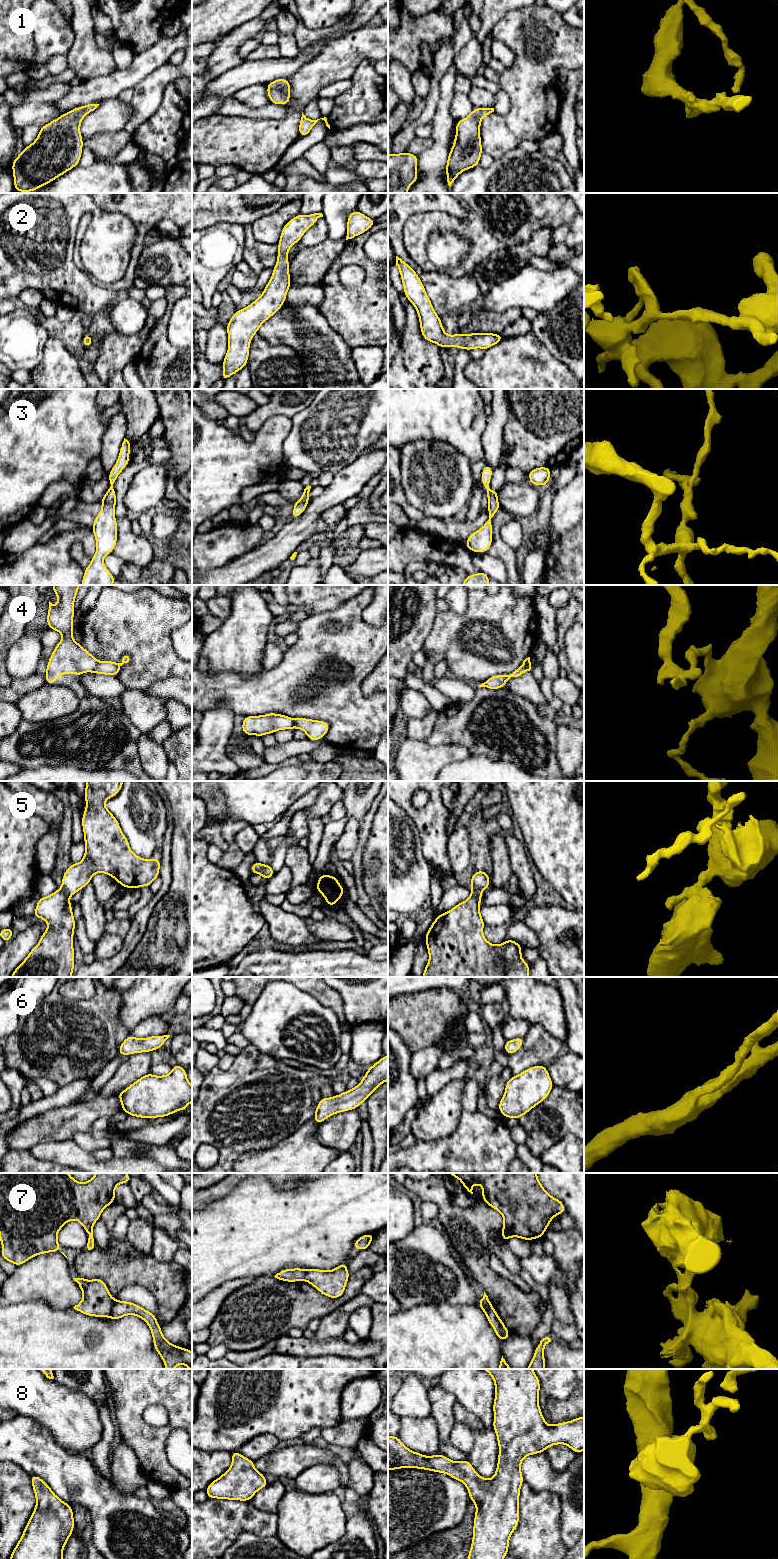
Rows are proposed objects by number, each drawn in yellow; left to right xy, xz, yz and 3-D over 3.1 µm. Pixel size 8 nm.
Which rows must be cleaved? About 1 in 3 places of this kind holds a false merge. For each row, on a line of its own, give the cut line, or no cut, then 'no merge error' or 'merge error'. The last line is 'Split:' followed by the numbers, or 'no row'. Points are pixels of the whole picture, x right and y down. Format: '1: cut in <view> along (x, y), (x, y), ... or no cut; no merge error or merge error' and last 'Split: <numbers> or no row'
1: no cut; no merge error
2: no cut; no merge error
3: no cut; no merge error
4: cut in xy along (99, 662), (91, 671); merge error
5: cut in xz along (265, 865), (260, 873); merge error
6: no cut; no merge error
7: cut in xy along (116, 1300), (108, 1316); merge error
8: no cut; no merge error
Split: 4, 5, 7

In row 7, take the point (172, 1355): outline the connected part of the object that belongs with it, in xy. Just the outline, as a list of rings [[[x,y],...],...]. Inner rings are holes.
[[[116,1300],[109,1318],[117,1320],[127,1315],[140,1317],[150,1327],[154,1348],[163,1360],[166,1369],[174,1369],[180,1364],[185,1364],[192,1369],[192,1352],[188,1348],[181,1348],[167,1341],[153,1313],[135,1303]]]

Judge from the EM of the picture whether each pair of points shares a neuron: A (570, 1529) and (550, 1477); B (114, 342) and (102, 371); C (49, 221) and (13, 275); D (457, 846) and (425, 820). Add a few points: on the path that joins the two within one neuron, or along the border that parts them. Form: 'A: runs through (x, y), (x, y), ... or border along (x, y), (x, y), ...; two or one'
A: runs through (570, 1516), (570, 1502), (563, 1490); one
B: runs through (114, 349), (114, 355), (105, 364); one
C: runs through (38, 234), (15, 257), (15, 262); one
D: border along (448, 836), (447, 857), (450, 862); two

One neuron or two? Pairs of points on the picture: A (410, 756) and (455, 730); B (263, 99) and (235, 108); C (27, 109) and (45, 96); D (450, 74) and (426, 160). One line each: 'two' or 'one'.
A: two
B: two
C: two
D: one

